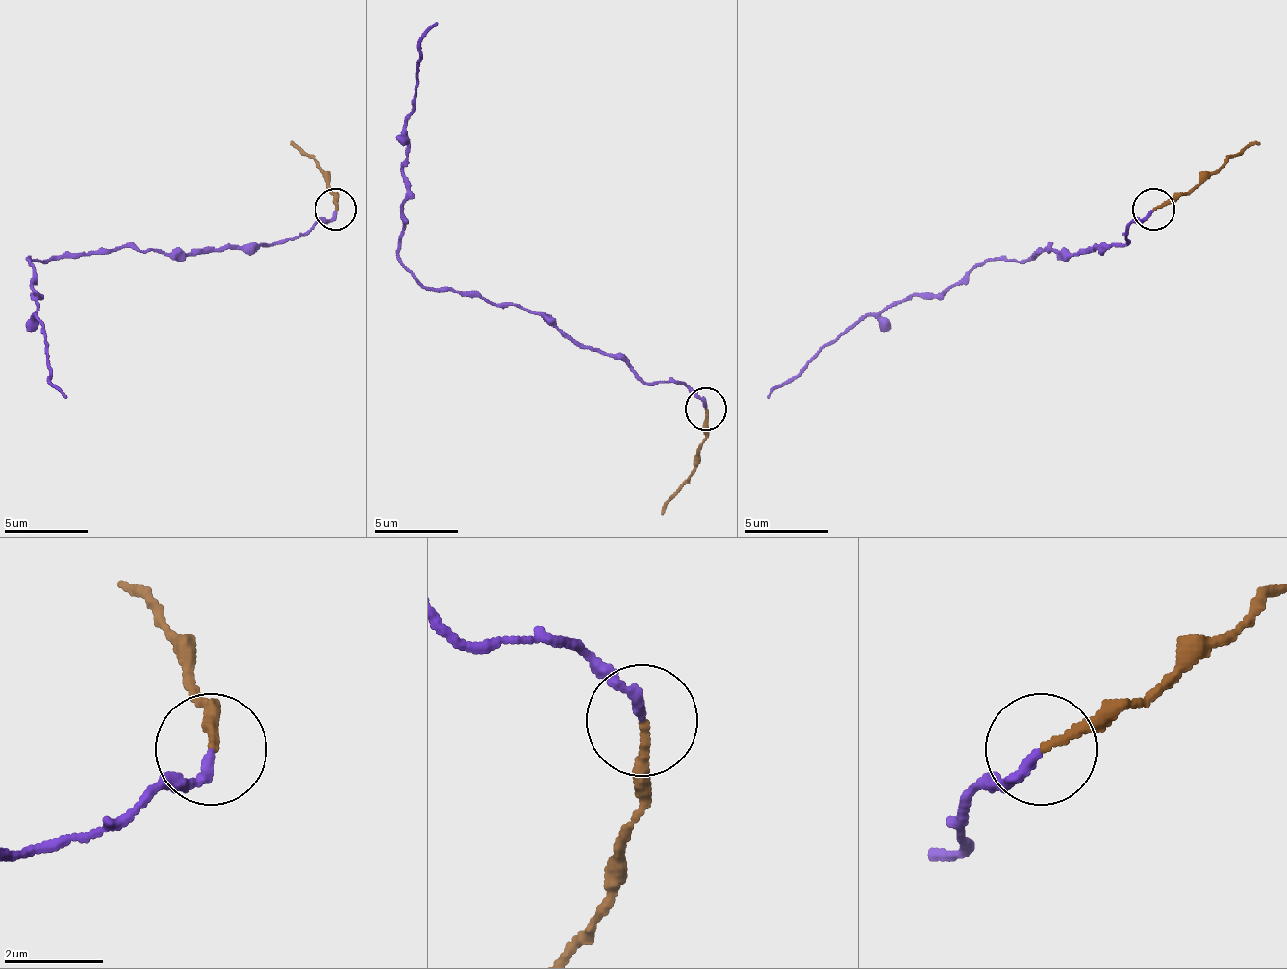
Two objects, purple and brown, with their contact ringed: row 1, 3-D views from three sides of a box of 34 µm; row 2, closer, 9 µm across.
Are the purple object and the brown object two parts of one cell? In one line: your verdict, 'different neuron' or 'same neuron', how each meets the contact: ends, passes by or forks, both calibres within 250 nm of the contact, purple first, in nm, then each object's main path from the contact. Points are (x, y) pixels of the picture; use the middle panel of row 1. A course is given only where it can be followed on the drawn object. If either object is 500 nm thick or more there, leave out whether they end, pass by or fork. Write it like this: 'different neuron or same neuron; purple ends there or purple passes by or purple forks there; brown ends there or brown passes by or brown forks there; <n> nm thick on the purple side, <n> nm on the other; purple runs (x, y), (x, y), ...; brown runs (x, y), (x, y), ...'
same neuron; purple ends there; brown ends there; 200 nm thick on the purple side, 150 nm on the other; purple runs (704, 408), (679, 383), (638, 378), (513, 303), (429, 290), (400, 261), (404, 119), (420, 40), (438, 24); brown runs (704, 408), (704, 428), (696, 470), (663, 516)

